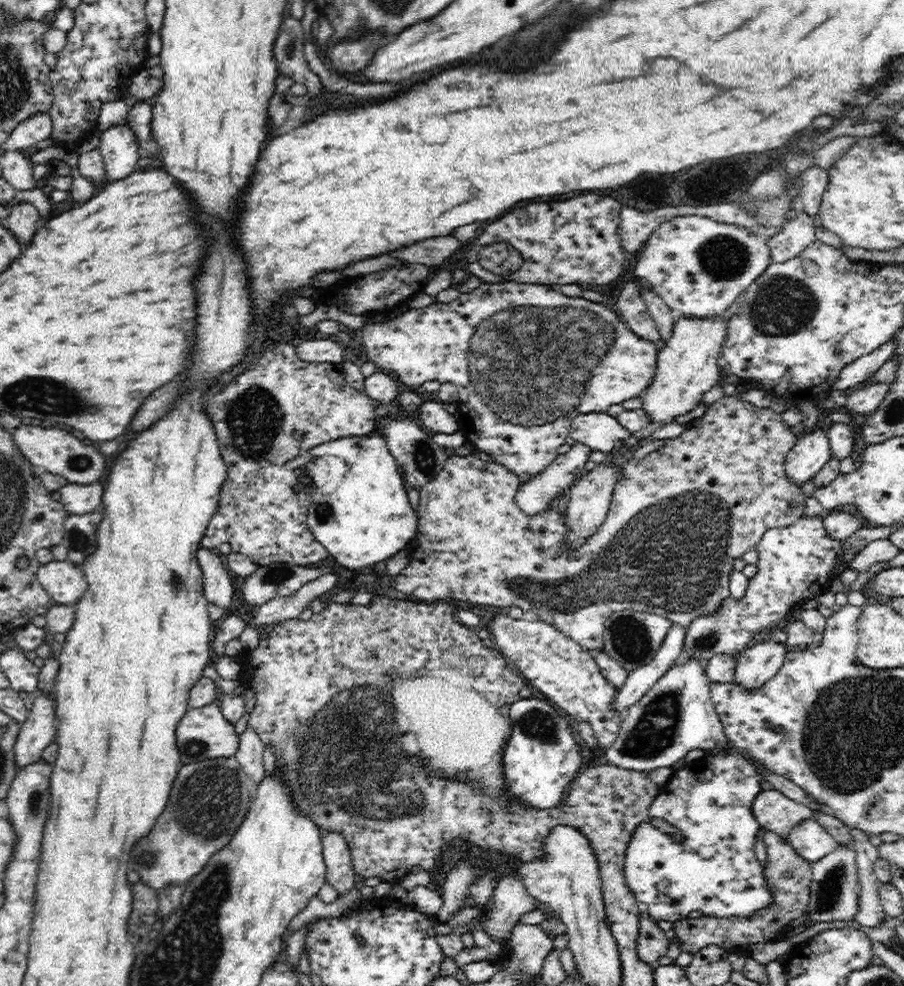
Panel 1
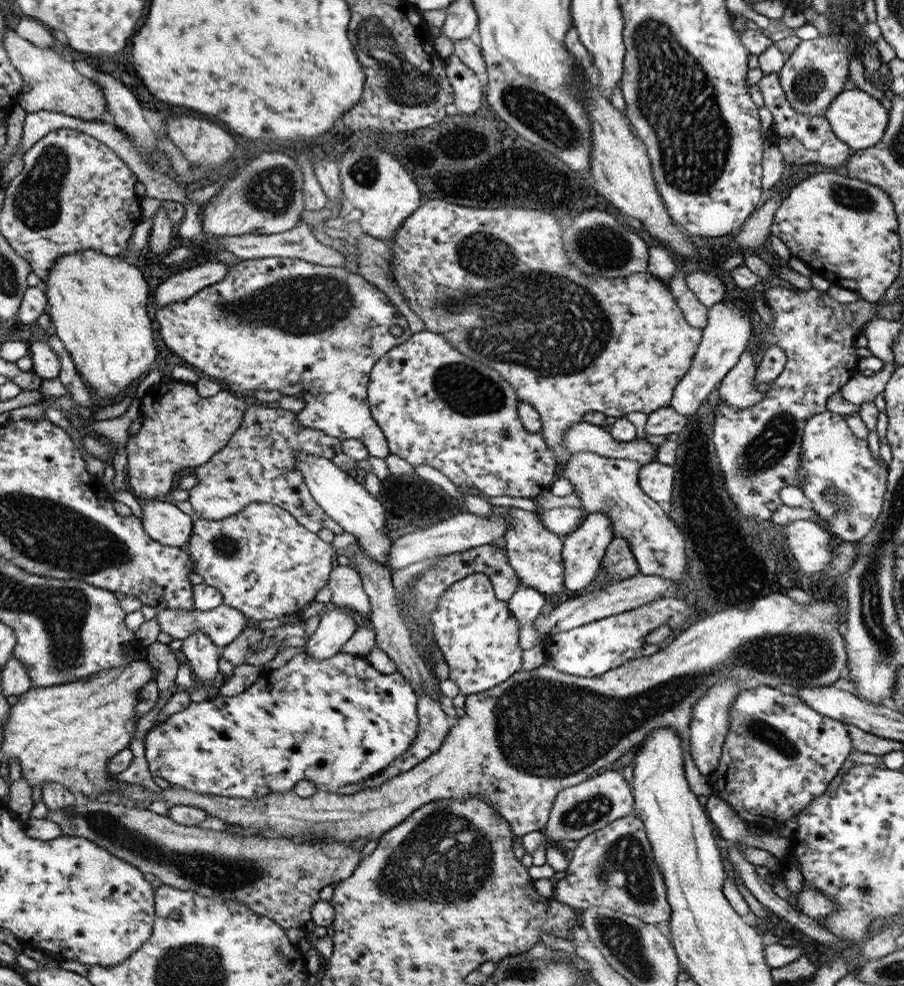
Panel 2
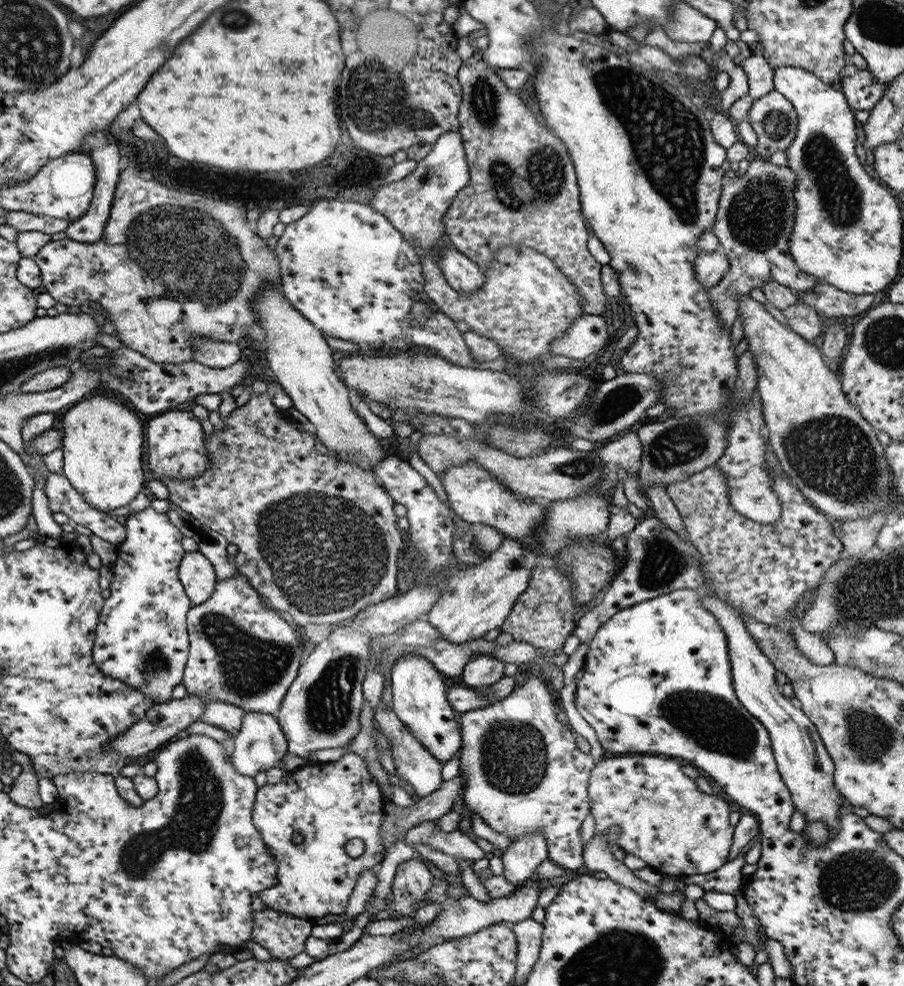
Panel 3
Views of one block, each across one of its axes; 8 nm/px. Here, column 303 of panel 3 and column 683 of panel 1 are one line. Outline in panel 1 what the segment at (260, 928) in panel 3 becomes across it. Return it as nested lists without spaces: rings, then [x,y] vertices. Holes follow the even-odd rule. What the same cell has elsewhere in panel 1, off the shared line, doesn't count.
[[[766,830],[762,836],[767,860],[766,866],[763,867],[763,876],[771,894],[771,902],[750,916],[734,915],[730,918],[718,918],[716,915],[695,914],[674,922],[675,940],[679,941],[679,948],[684,953],[693,955],[705,946],[716,945],[731,954],[742,946],[773,942],[809,908],[811,862],[802,858],[786,837],[781,837],[770,830]]]

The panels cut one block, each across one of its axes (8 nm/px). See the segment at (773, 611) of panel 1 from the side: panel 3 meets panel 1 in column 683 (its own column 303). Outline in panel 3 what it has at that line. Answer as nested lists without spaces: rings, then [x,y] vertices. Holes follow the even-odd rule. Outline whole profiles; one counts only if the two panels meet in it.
[[[241,573],[234,578],[218,582],[212,596],[204,604],[198,604],[188,614],[190,633],[189,665],[185,681],[188,695],[200,696],[204,701],[221,701],[238,706],[245,714],[259,713],[276,716],[290,686],[297,679],[302,660],[308,656],[298,625],[280,611],[266,606],[265,598]]]

